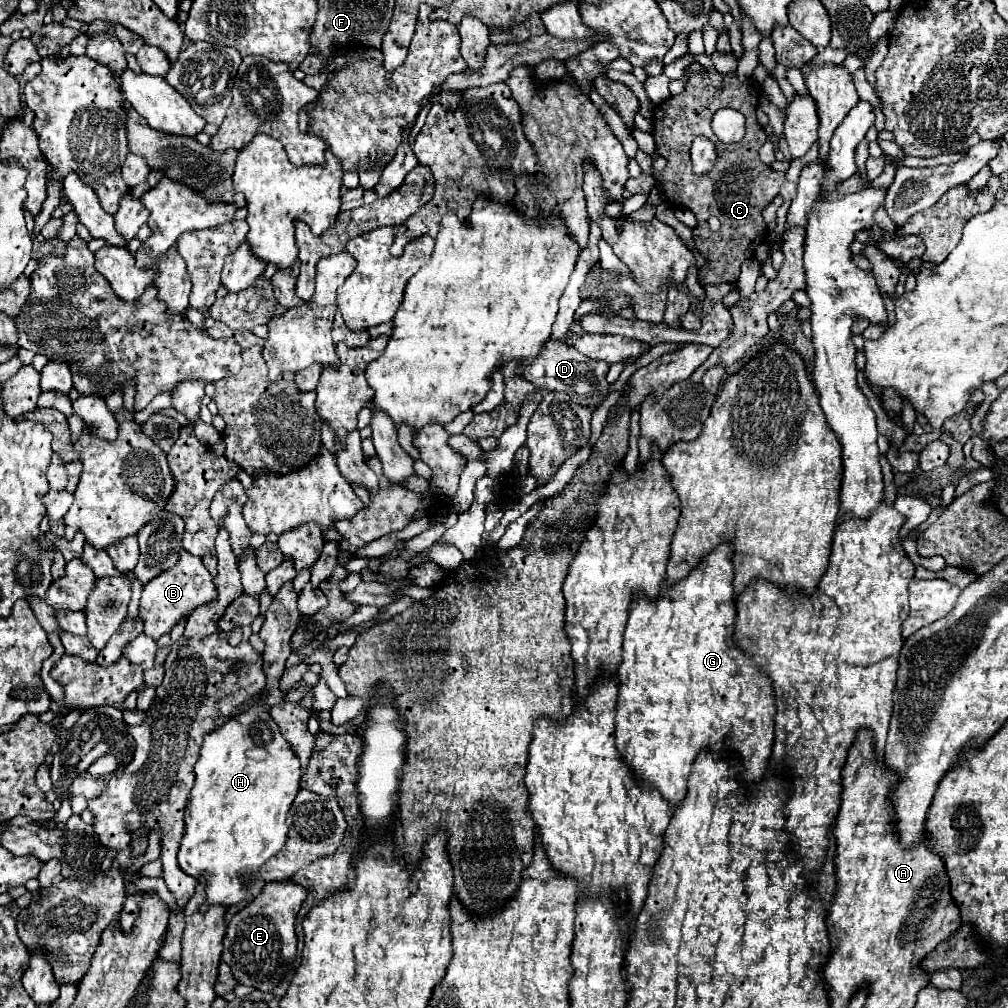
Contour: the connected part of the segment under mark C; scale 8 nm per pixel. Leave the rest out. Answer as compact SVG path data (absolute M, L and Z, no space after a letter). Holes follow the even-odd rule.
M707 72L691 74L685 90L679 96L669 96L653 110L653 138L657 142L657 154L667 160L667 168L663 172L665 196L673 206L689 208L697 218L697 226L693 230L695 246L707 258L707 264L699 270L697 276L701 286L737 282L739 266L755 254L755 248L763 240L767 224L761 212L779 194L779 188L785 182L783 172L775 172L759 160L757 150L765 144L767 134L755 118L757 90L749 82L739 82L735 74L725 76L723 82L725 88L715 90ZM743 104L747 118L745 138L737 144L723 144L711 130L711 118L719 108L743 110ZM697 134L711 138L719 152L719 160L707 176L695 176L691 172L689 148ZM713 218L719 220L719 226L709 224Z

